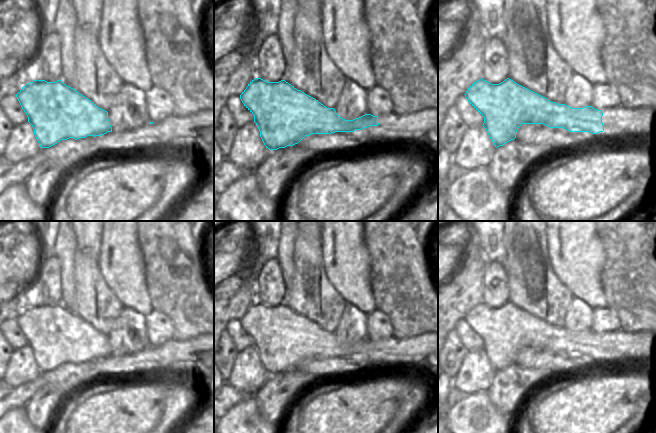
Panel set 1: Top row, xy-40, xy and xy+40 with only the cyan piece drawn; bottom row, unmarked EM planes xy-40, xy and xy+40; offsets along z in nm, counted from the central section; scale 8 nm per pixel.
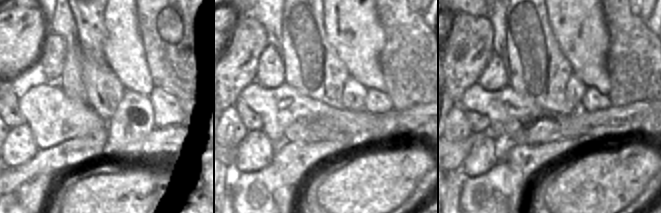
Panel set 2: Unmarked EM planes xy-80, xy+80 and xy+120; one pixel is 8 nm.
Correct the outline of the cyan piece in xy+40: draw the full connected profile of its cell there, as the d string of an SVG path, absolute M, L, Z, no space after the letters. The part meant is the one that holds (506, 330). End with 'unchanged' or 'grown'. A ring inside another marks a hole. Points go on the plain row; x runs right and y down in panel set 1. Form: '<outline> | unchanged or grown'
M481 302L464 319L484 341L482 350L496 372L514 364L522 348L543 348L569 355L569 358L555 358L534 368L565 368L568 372L603 362L648 360L656 348L656 340L651 338L643 340L641 344L613 344L592 330L571 332L557 328L509 302L499 308L491 308Z | grown

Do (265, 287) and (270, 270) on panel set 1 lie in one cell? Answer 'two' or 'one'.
one

